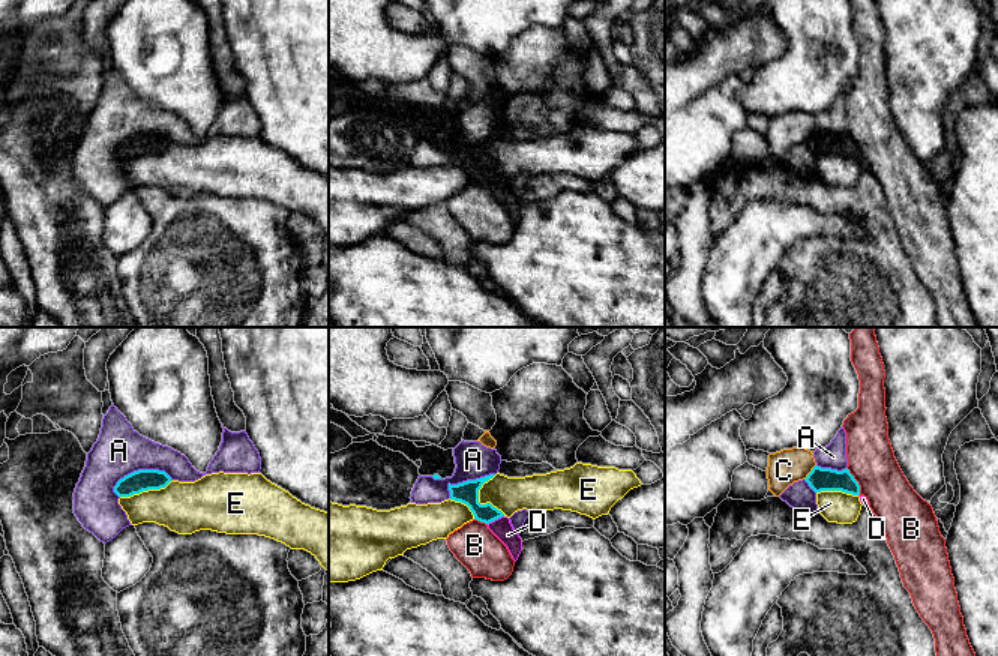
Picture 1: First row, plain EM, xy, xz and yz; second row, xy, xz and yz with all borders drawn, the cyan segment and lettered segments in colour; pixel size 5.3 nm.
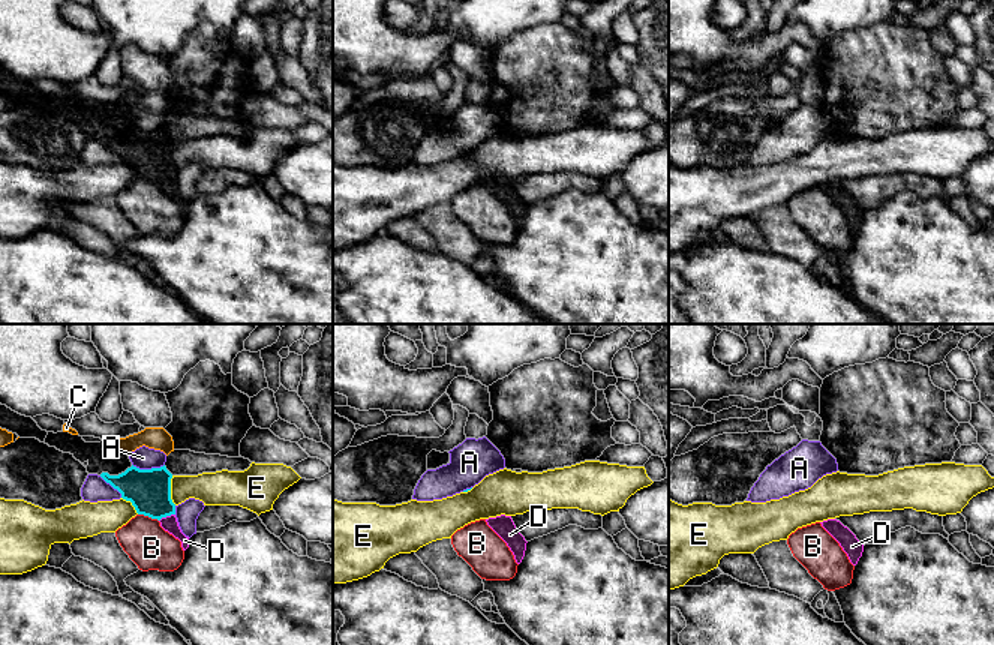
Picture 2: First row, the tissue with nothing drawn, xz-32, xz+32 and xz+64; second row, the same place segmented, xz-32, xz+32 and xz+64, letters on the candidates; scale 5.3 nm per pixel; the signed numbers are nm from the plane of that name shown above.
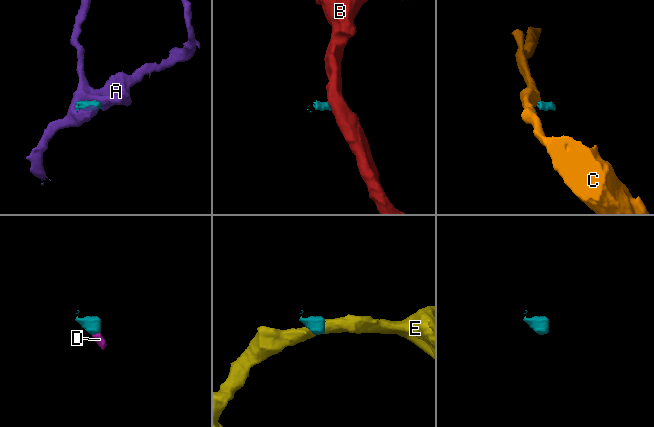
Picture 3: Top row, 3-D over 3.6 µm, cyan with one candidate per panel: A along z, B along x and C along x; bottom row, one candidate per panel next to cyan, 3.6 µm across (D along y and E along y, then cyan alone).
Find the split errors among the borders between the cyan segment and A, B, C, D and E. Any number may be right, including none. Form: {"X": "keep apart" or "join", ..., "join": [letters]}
{"A": "keep apart", "B": "keep apart", "C": "keep apart", "D": "join", "E": "keep apart", "join": ["D"]}

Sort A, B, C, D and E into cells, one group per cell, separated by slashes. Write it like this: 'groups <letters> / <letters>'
groups A / B / C / D / E

